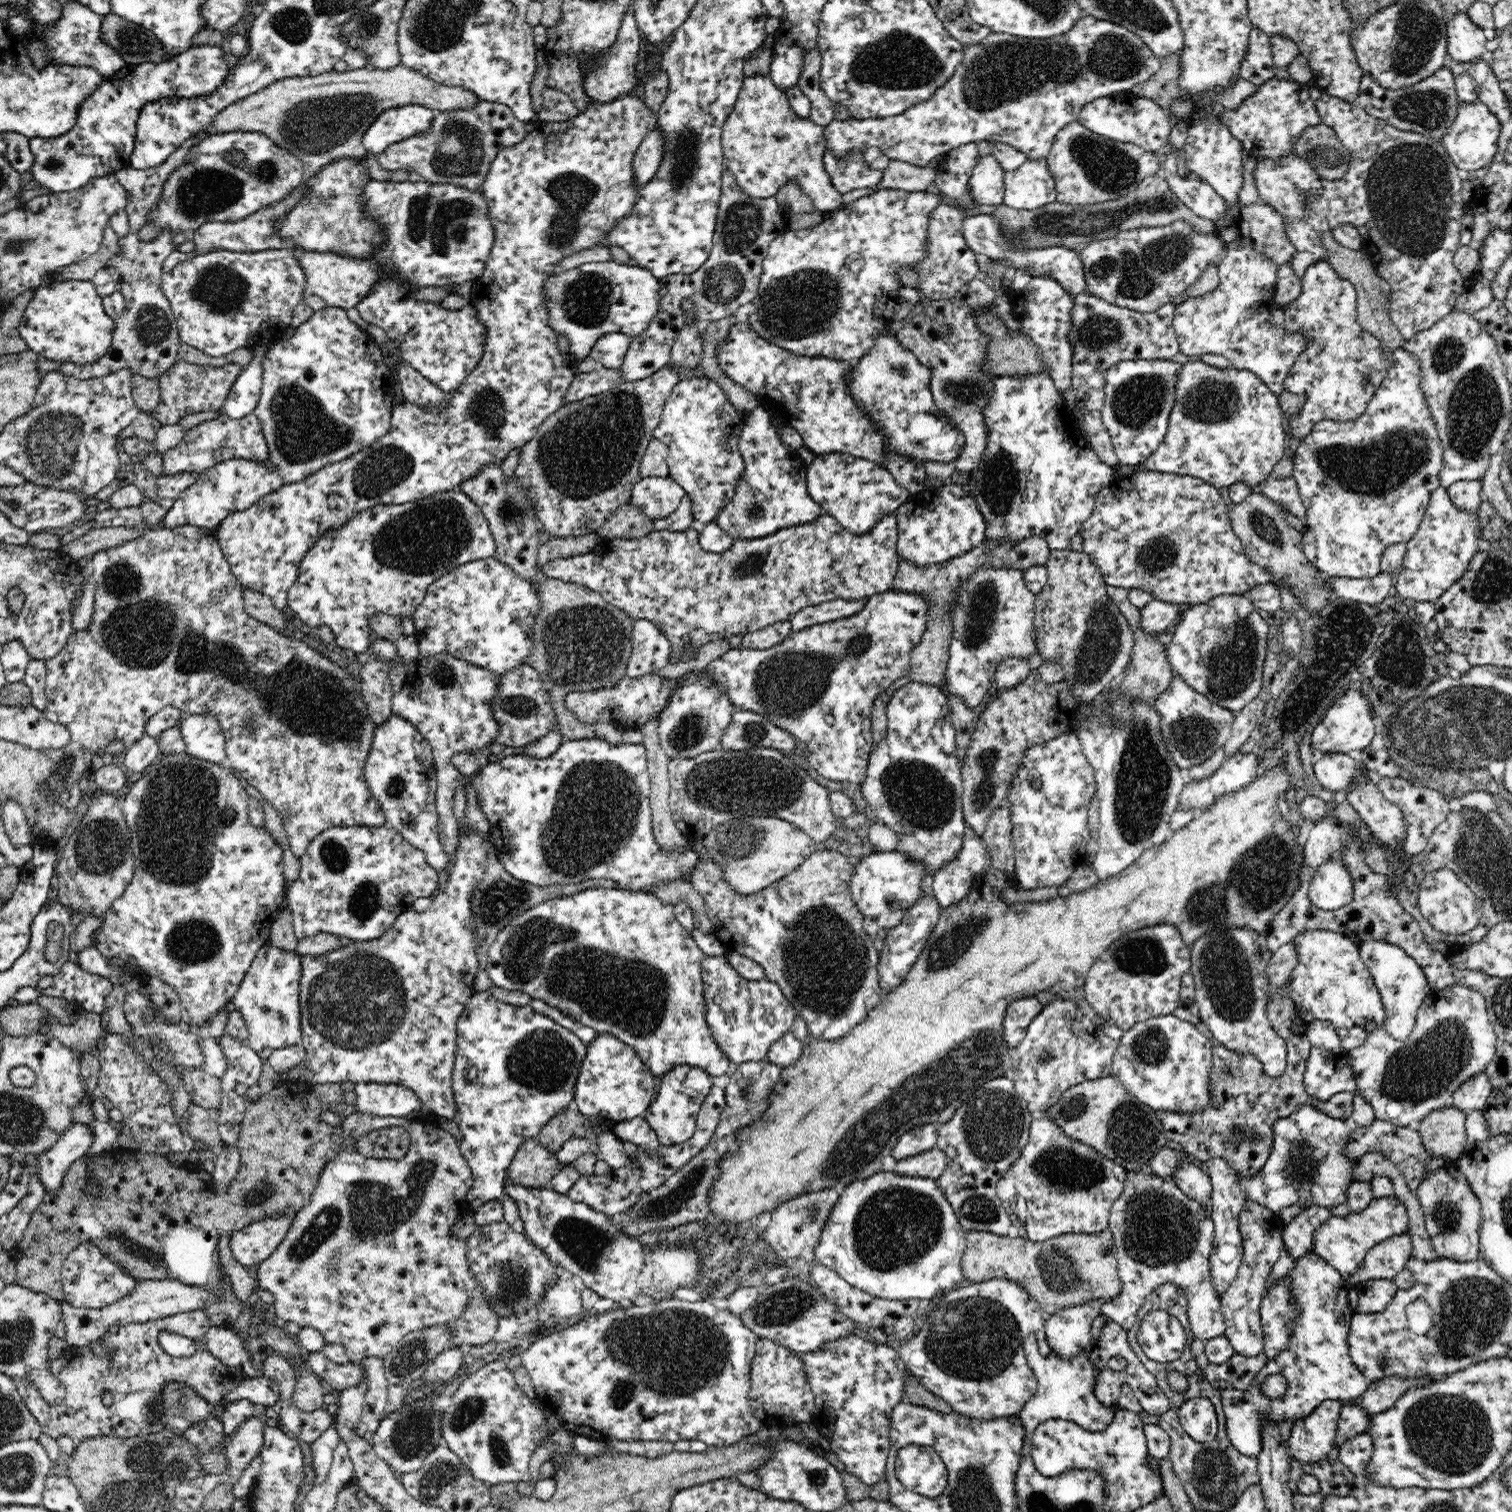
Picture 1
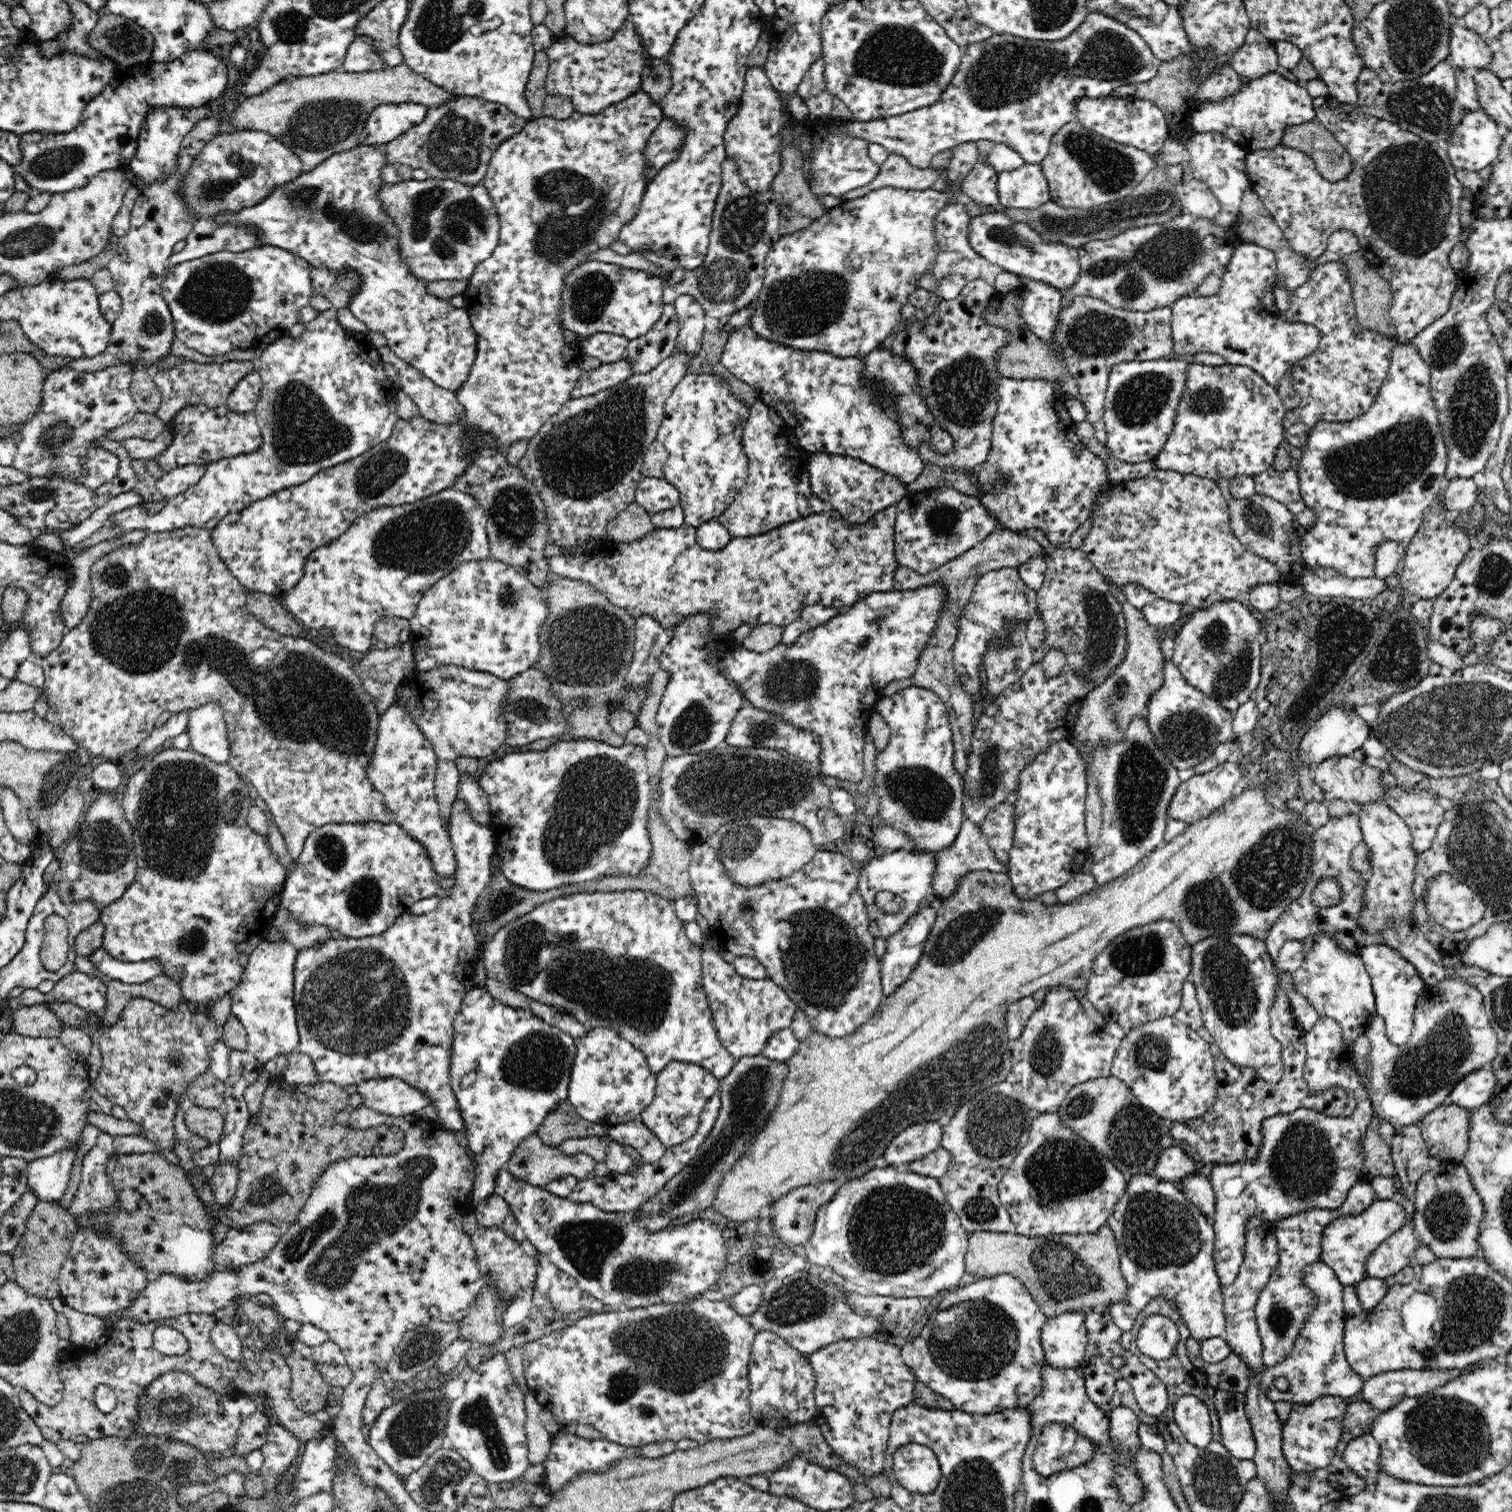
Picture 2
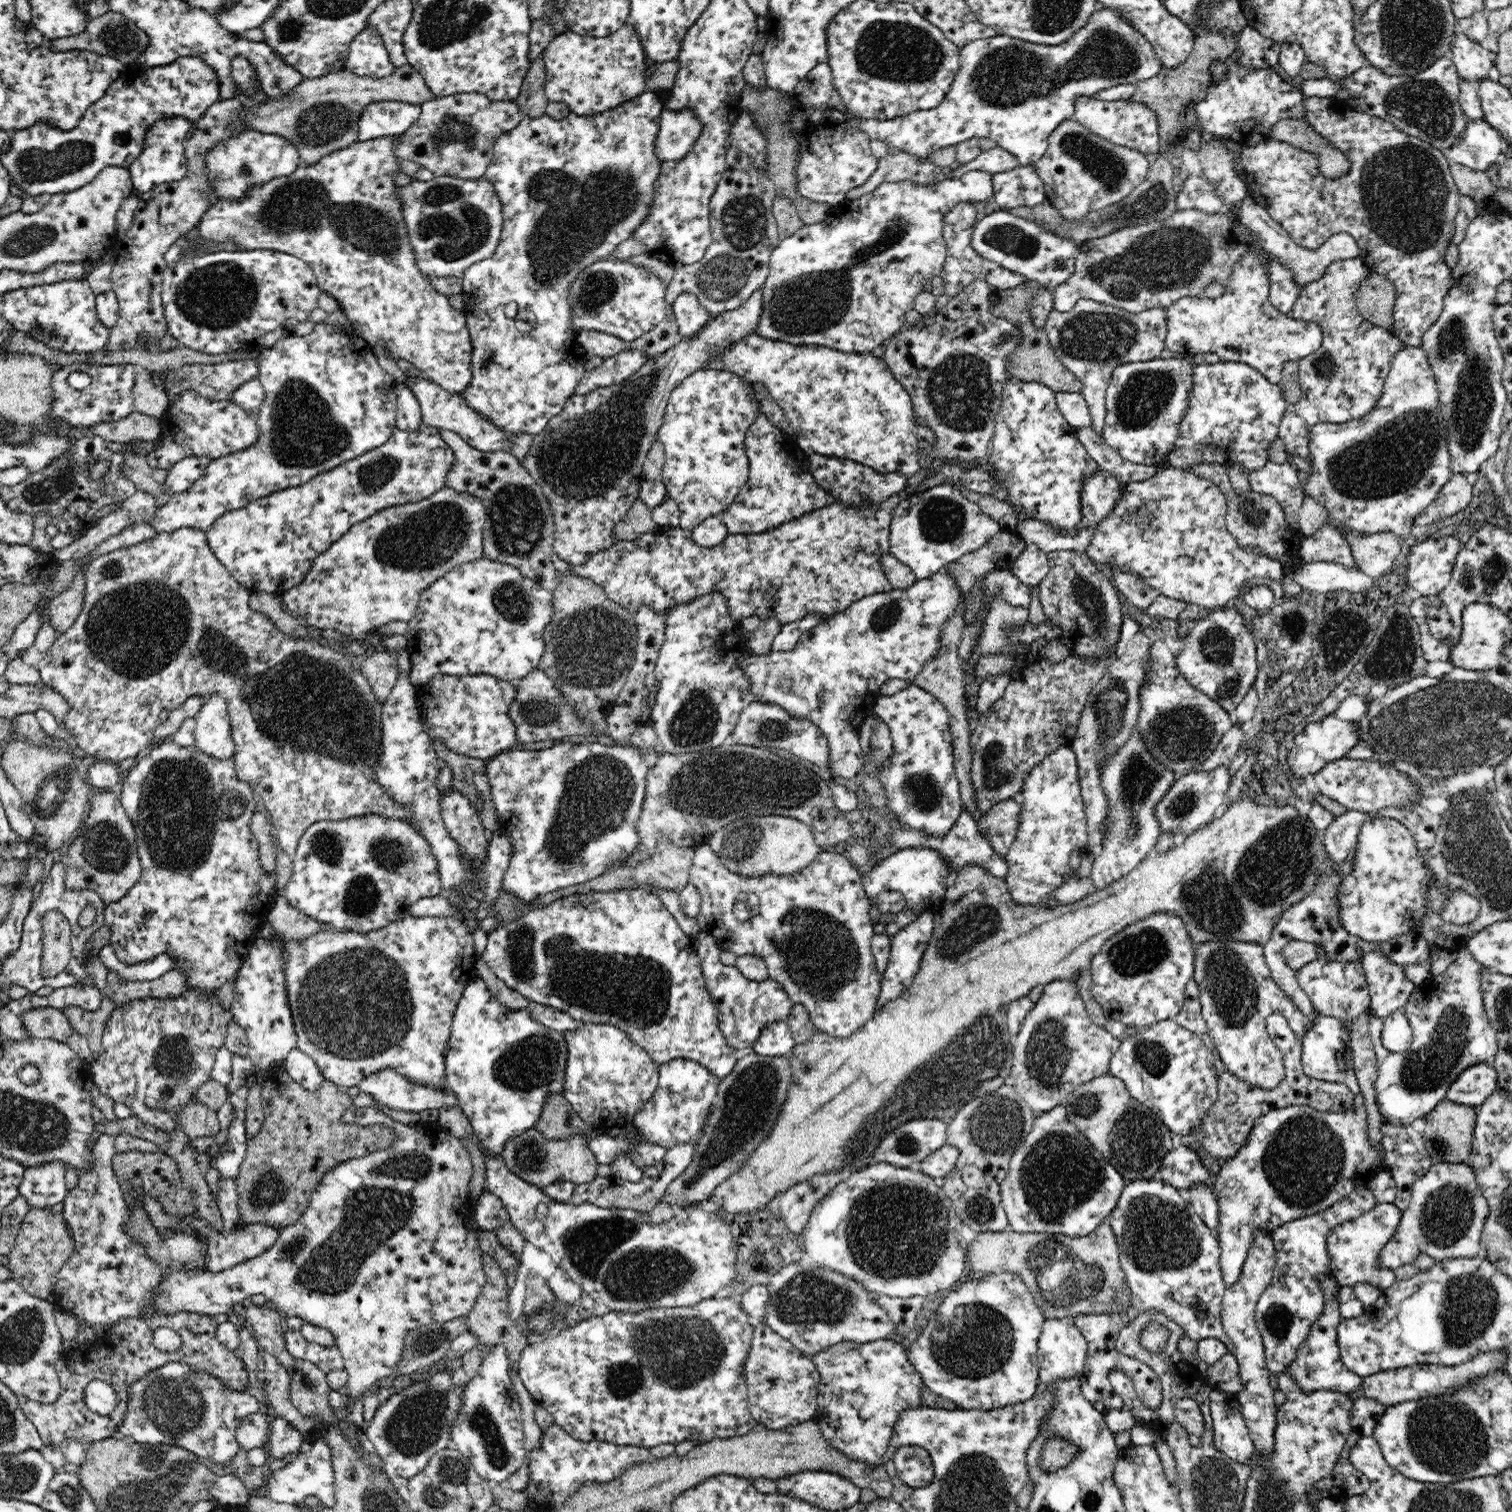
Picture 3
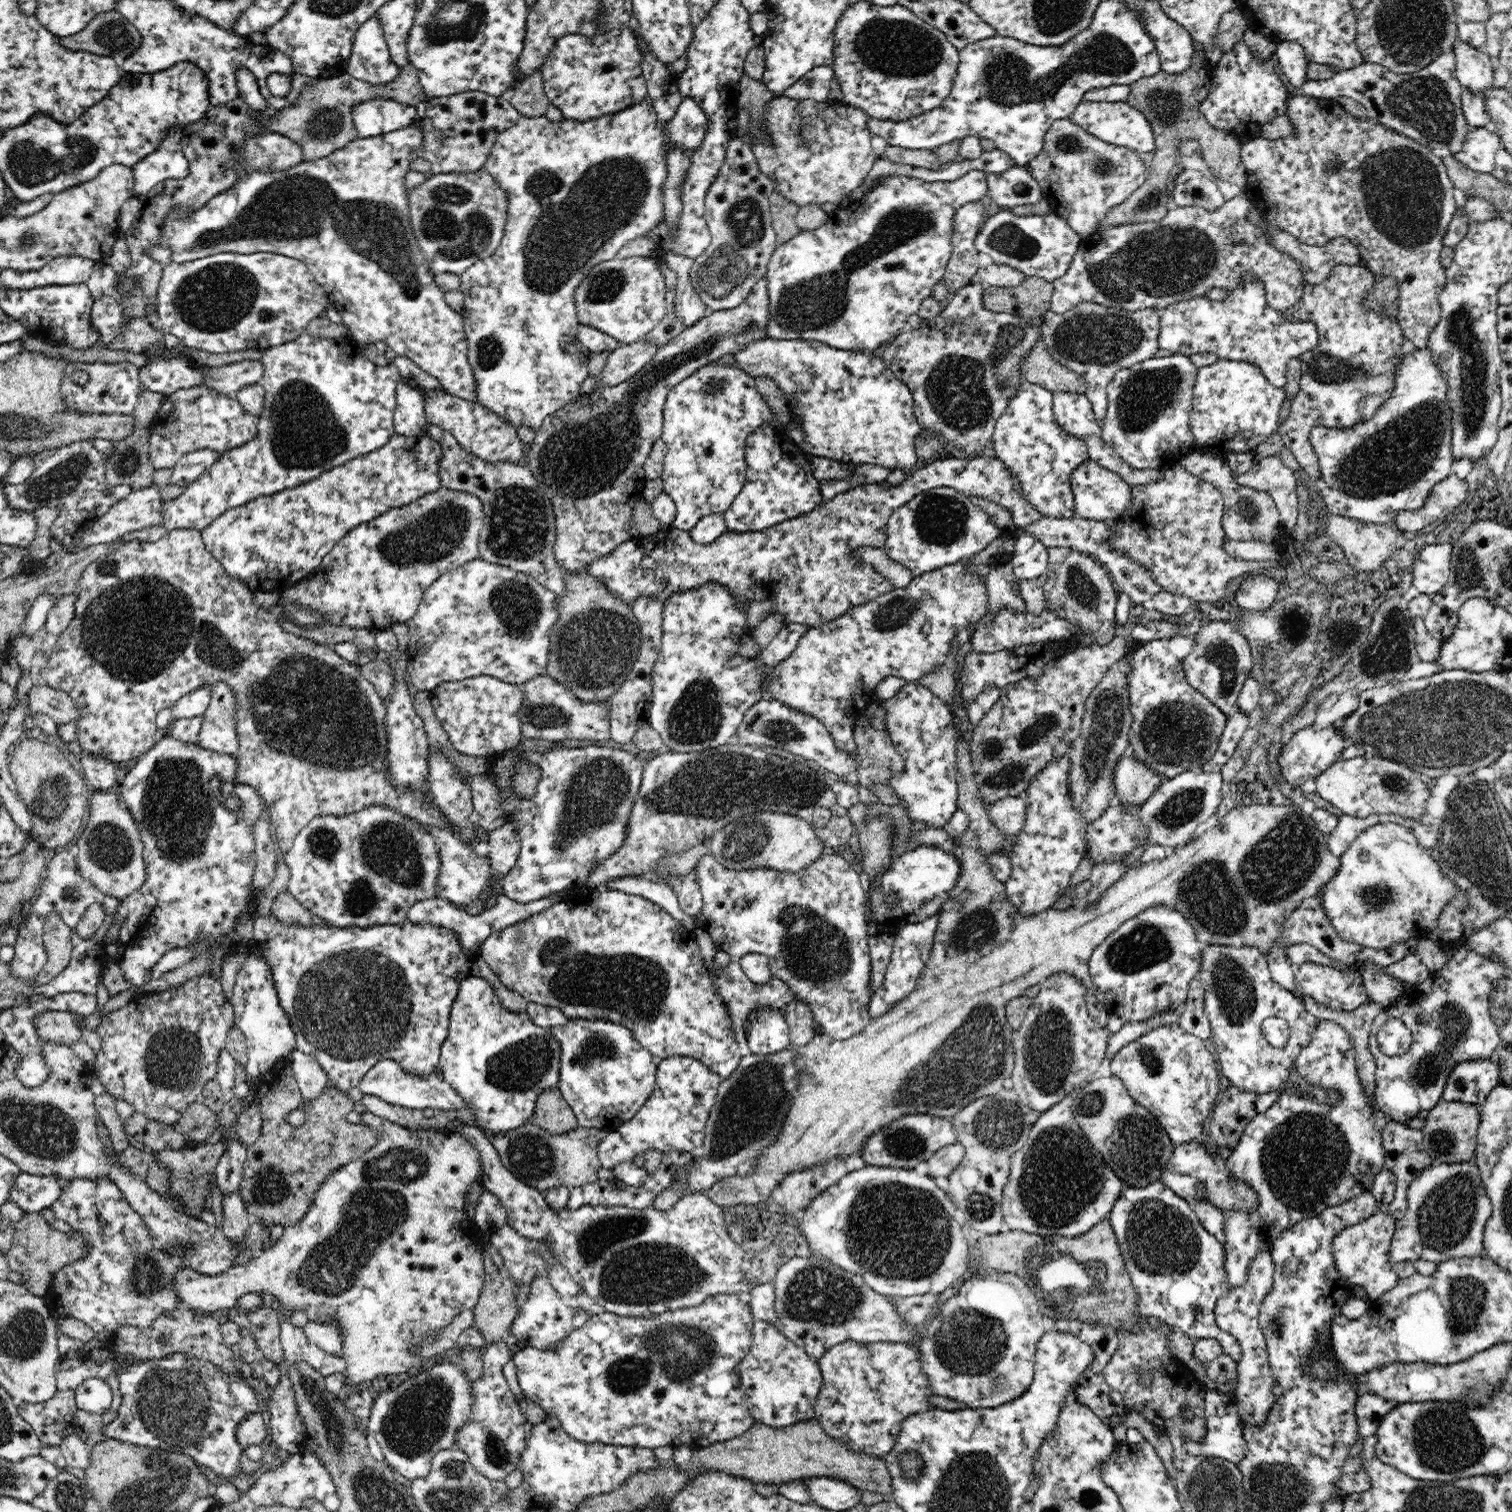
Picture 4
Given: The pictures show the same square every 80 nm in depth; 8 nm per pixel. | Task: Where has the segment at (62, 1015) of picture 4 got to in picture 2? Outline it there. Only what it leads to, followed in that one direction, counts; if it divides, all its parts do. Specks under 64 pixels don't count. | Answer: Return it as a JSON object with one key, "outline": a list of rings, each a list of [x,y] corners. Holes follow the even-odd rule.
{"outline":[[[22,1005],[12,1018],[14,1032],[29,1037],[56,1037],[64,1030],[57,1014],[44,1005]]]}

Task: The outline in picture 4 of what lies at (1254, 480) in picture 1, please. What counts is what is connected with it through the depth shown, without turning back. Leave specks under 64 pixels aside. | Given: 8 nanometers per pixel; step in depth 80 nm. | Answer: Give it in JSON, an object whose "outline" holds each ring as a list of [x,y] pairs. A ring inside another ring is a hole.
{"outline":[[[1218,359],[1218,360],[1217,360],[1217,361],[1216,361],[1216,362],[1215,362],[1215,363],[1213,363],[1213,364],[1211,364],[1211,365],[1209,365],[1209,366],[1204,366],[1204,367],[1200,367],[1200,368],[1199,368],[1199,369],[1198,369],[1198,370],[1197,370],[1197,377],[1196,377],[1196,384],[1195,384],[1195,385],[1194,385],[1194,398],[1193,398],[1193,404],[1194,404],[1194,405],[1193,405],[1193,409],[1192,409],[1192,414],[1191,414],[1191,417],[1190,417],[1190,422],[1191,422],[1191,431],[1192,431],[1192,434],[1193,434],[1193,437],[1194,437],[1194,438],[1195,438],[1195,441],[1196,441],[1196,442],[1199,442],[1199,443],[1200,443],[1200,444],[1201,444],[1201,446],[1200,446],[1200,451],[1203,451],[1203,452],[1206,452],[1206,453],[1208,453],[1208,454],[1212,454],[1212,455],[1214,455],[1214,456],[1218,456],[1218,457],[1223,457],[1223,458],[1224,458],[1224,459],[1226,459],[1226,458],[1225,458],[1225,457],[1226,457],[1226,456],[1227,456],[1227,455],[1228,455],[1228,454],[1230,454],[1230,452],[1242,452],[1242,453],[1244,453],[1244,452],[1250,452],[1250,453],[1252,453],[1252,455],[1254,455],[1254,458],[1256,458],[1256,457],[1258,457],[1258,456],[1255,456],[1255,454],[1253,454],[1253,453],[1254,453],[1254,448],[1256,448],[1256,446],[1258,446],[1258,444],[1260,444],[1260,442],[1264,442],[1264,440],[1266,440],[1266,438],[1268,438],[1268,436],[1270,436],[1270,434],[1272,434],[1272,433],[1273,433],[1273,432],[1276,432],[1276,428],[1278,428],[1278,412],[1280,412],[1280,406],[1282,406],[1282,402],[1283,402],[1283,400],[1284,400],[1284,399],[1285,399],[1285,396],[1286,396],[1286,395],[1285,395],[1285,390],[1282,390],[1282,389],[1280,389],[1280,388],[1277,388],[1277,387],[1275,387],[1275,386],[1272,386],[1272,385],[1271,385],[1271,384],[1270,384],[1270,383],[1269,383],[1269,381],[1268,381],[1268,380],[1267,380],[1267,378],[1266,378],[1266,377],[1265,377],[1265,375],[1264,375],[1264,374],[1263,374],[1263,372],[1262,372],[1262,371],[1261,371],[1261,370],[1260,370],[1260,369],[1259,369],[1259,368],[1258,368],[1258,367],[1257,367],[1257,366],[1254,366],[1254,365],[1253,365],[1253,364],[1250,364],[1250,363],[1249,363],[1249,362],[1246,362],[1246,361],[1234,361],[1234,360],[1226,360],[1226,361],[1223,361],[1223,360],[1222,360],[1222,359]]]}

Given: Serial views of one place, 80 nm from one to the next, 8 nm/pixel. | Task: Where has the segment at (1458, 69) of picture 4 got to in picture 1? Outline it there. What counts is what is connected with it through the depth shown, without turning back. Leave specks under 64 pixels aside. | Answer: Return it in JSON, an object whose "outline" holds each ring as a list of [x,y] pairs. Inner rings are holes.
{"outline":[[[1467,12],[1449,16],[1447,22],[1447,52],[1455,61],[1464,64],[1475,63],[1480,59],[1488,59],[1486,42],[1486,36],[1482,33],[1482,29],[1476,27],[1476,25],[1468,19]]]}

